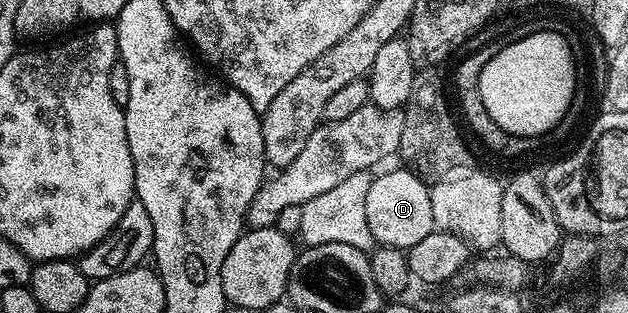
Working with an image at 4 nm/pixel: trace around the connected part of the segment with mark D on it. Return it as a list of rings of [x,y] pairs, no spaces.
[[[407,168],[392,170],[389,174],[376,174],[370,184],[370,192],[366,192],[366,224],[374,236],[377,244],[382,246],[393,246],[407,252],[418,240],[430,236],[433,232],[432,209],[430,208],[430,186],[423,182],[417,174]]]

